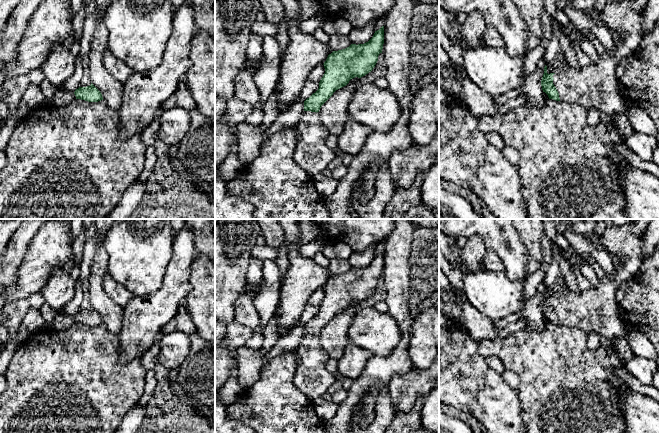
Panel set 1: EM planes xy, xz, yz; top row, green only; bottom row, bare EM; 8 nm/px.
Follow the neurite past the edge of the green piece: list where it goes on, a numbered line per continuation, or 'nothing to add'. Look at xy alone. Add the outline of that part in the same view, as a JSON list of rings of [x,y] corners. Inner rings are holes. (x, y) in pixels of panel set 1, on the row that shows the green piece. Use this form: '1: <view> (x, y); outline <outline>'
1: xy (86, 81); outline [[[84,59],[82,64],[83,64],[83,68],[84,68],[84,75],[82,77],[79,87],[87,87],[87,86],[91,85],[91,79],[89,77],[88,59]]]

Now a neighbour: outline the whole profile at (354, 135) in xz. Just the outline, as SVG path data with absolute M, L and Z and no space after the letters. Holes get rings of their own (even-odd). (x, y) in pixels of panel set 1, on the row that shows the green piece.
M348 116L344 129L338 136L338 148L344 153L356 156L372 132L370 127L363 126Z

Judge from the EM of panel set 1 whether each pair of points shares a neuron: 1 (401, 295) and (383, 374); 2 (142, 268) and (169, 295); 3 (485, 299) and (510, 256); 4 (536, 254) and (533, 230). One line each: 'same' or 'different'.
1: same
2: different
3: different
4: same

